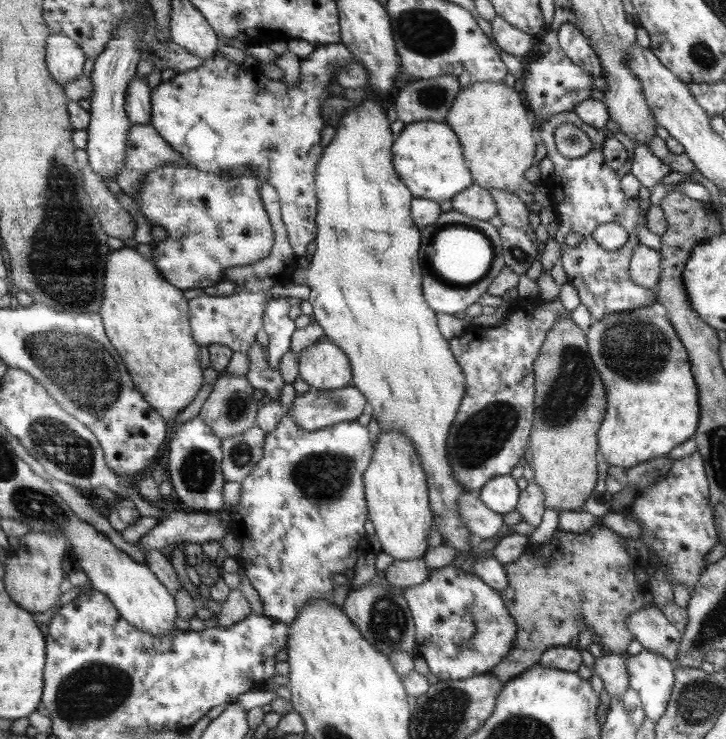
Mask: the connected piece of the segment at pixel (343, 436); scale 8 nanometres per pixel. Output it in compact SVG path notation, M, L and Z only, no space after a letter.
M283 415L278 426L272 432L264 434L263 456L249 471L249 474L245 476L245 479L240 482L239 504L235 508L230 509L232 522L230 531L235 535L237 542L241 544L241 551L236 557L238 566L249 580L249 583L251 583L251 587L256 590L259 600L261 600L261 606L263 606L262 615L269 617L273 621L281 621L286 625L290 625L296 619L301 607L305 603L309 603L311 599L315 599L315 597L325 599L331 596L335 584L329 579L330 576L343 575L343 571L353 569L359 556L373 552L369 544L367 544L367 538L365 538L365 532L363 532L363 522L365 522L365 516L368 516L367 501L364 494L364 472L368 470L369 461L371 461L373 454L371 452L369 430L355 420L347 423L338 423L333 427L323 428L321 431L307 432L307 430L299 429L292 421L289 416Z

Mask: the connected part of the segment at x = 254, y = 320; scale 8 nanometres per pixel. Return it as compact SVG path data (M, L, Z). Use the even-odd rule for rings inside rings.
M262 180L259 188L261 202L265 212L271 221L272 230L275 233L275 242L267 256L254 263L226 268L224 278L239 287L239 292L231 296L210 297L202 295L197 299L189 300L189 325L192 326L192 338L201 346L218 344L230 348L232 352L247 353L251 344L255 342L255 333L262 328L263 310L266 299L263 291L271 287L291 282L291 272L295 264L296 256L289 246L288 233L281 220L280 199L273 185Z

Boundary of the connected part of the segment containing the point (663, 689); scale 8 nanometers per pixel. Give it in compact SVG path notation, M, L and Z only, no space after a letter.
M642 648L635 655L627 655L629 688L637 692L644 716L656 722L664 714L675 683L676 668L657 652Z

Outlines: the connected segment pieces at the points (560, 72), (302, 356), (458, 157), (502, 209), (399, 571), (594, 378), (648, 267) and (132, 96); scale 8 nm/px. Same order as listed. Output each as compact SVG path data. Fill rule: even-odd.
M545 30L542 43L546 44L549 49L539 59L526 65L523 78L518 83L519 88L525 92L524 96L526 103L529 104L529 110L535 116L535 124L545 122L551 114L561 114L561 112L576 108L577 104L591 98L591 91L594 89L591 83L593 76L569 60L569 56L561 50L554 31Z
M322 339L307 346L296 356L299 378L306 382L309 390L335 390L351 386L352 370L348 356L337 345Z
M421 121L404 124L397 140L391 146L391 162L399 180L409 189L413 198L427 199L438 205L472 186L472 175L465 164L463 149L456 133L445 122Z
M488 188L488 192L497 204L497 216L503 225L523 231L531 239L531 244L535 246L535 250L539 250L535 232L527 220L527 209L523 201L517 195L504 190Z
M423 559L395 560L385 568L383 580L397 591L423 583L429 578L432 570L425 566Z
M562 314L540 348L540 355L532 365L535 373L535 411L532 420L532 435L529 436L529 450L531 468L534 475L531 480L541 488L545 494L545 508L560 512L571 510L579 512L585 504L587 496L593 492L597 484L597 443L599 442L599 429L603 423L608 406L607 390L601 376L592 366L588 356L587 337L580 328L572 322L568 314Z
M637 245L633 249L632 258L629 259L629 278L634 284L641 285L646 290L653 290L659 279L659 265L661 256L658 251L645 245Z
M133 77L125 92L124 111L133 125L147 125L151 122L150 89L143 77Z

